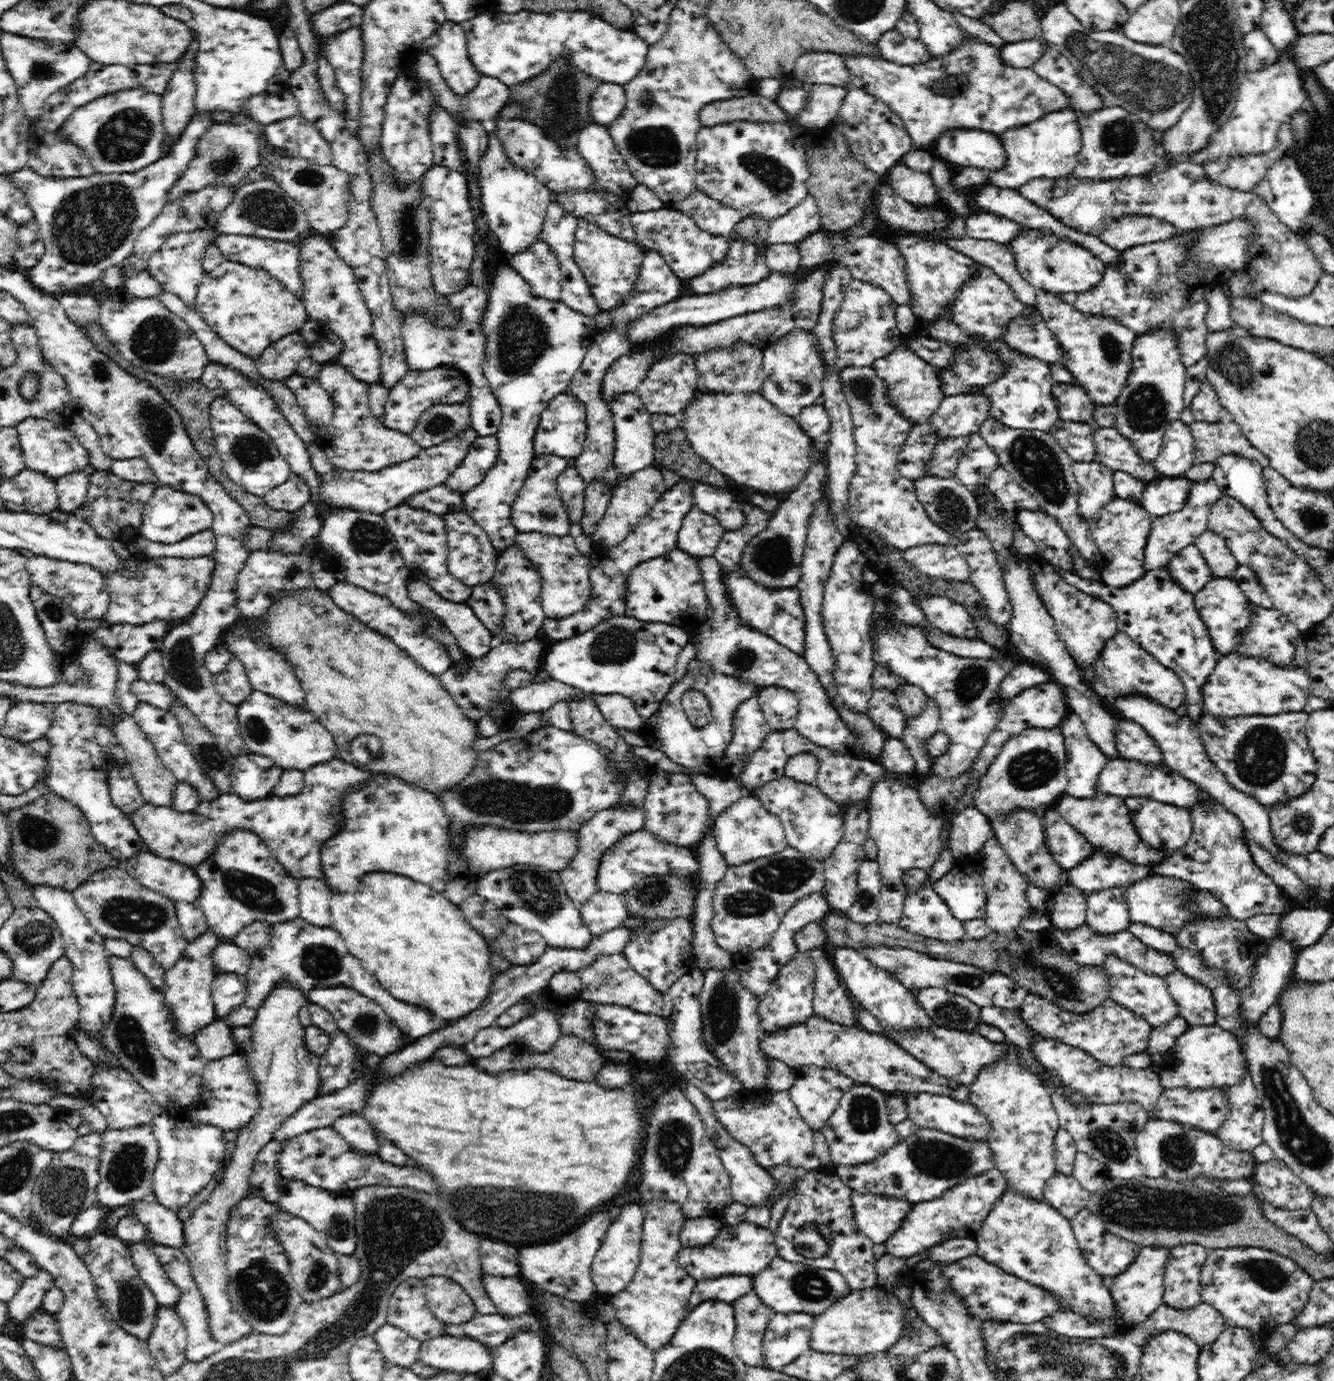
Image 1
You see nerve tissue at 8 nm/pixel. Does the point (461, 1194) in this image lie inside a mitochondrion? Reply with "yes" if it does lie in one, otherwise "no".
yes

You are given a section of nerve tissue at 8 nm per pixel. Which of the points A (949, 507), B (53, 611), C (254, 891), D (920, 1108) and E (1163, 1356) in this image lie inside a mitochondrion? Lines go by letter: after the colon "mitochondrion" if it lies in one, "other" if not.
A: mitochondrion
B: mitochondrion
C: mitochondrion
D: other
E: other

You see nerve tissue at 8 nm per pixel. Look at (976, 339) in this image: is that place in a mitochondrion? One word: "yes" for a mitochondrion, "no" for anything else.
no

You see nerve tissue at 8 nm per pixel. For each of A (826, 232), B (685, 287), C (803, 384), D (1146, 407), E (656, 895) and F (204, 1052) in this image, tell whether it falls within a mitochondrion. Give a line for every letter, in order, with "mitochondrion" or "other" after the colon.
A: other
B: other
C: mitochondrion
D: mitochondrion
E: mitochondrion
F: other

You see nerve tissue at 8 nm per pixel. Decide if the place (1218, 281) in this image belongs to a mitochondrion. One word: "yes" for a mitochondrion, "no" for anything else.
no

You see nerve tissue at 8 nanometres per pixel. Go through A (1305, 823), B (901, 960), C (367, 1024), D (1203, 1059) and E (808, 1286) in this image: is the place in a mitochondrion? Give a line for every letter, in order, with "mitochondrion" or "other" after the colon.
A: mitochondrion
B: mitochondrion
C: mitochondrion
D: other
E: mitochondrion

